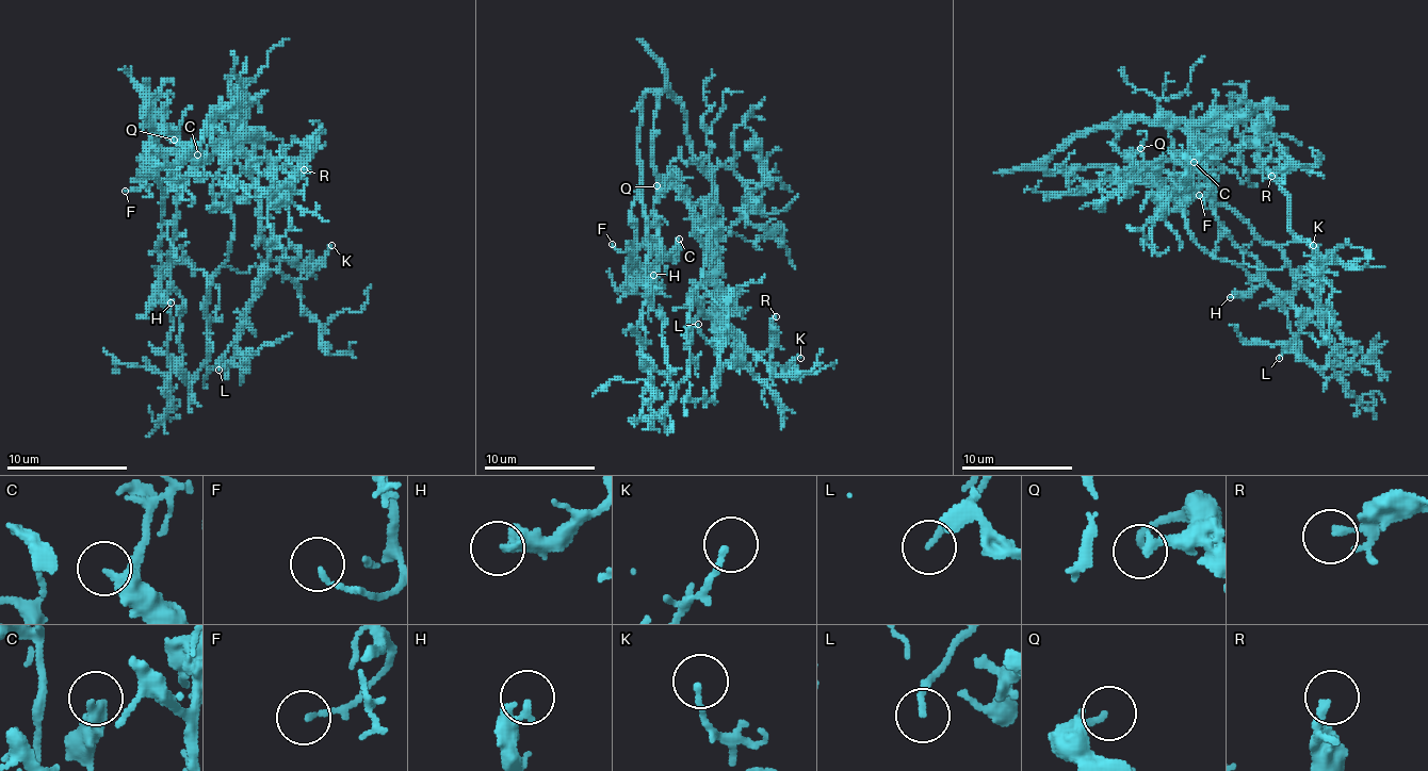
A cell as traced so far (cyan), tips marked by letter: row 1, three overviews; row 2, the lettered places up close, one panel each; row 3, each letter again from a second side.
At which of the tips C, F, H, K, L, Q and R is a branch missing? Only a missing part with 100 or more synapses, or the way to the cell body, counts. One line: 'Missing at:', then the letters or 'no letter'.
Missing at: no letter

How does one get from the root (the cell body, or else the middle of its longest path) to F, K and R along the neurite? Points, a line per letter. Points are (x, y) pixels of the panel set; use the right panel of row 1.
F: (1097, 129), (1074, 134), (1047, 176), (1060, 167), (1199, 173), (1207, 183), (1199, 195)
K: (1097, 129), (1249, 120), (1318, 275), (1313, 245)
R: (1097, 129), (1119, 129), (1135, 120), (1254, 120), (1291, 159), (1307, 164), (1282, 167), (1271, 176)

